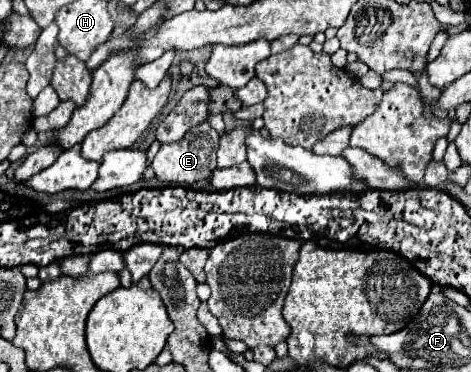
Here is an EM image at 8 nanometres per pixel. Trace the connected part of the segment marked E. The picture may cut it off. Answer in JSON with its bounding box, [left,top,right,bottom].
[152,124,218,186]

